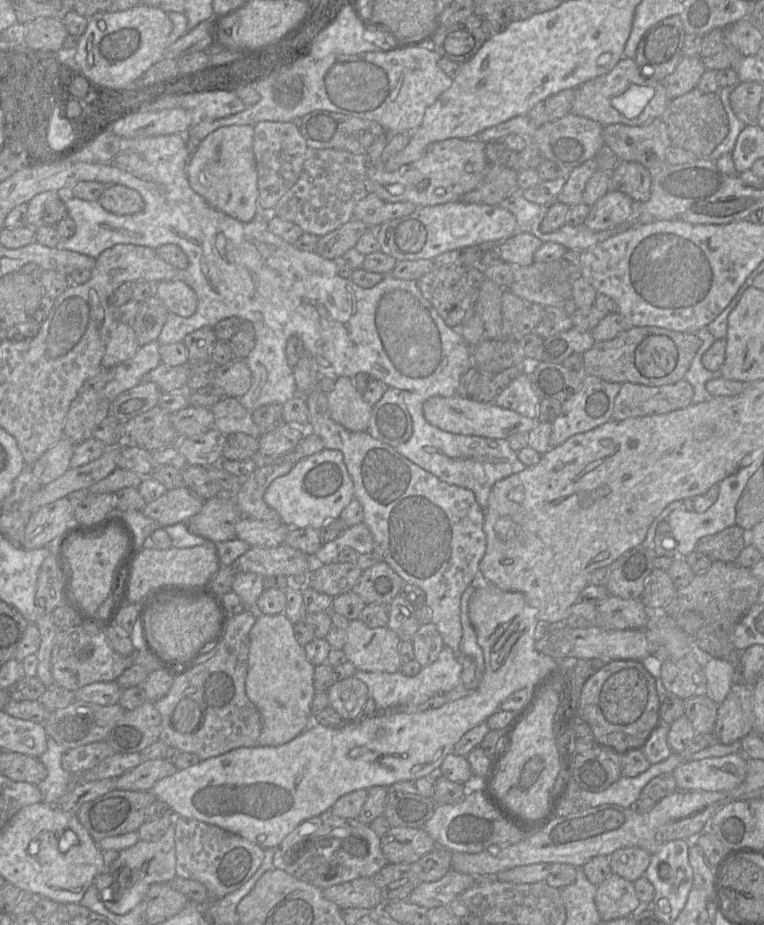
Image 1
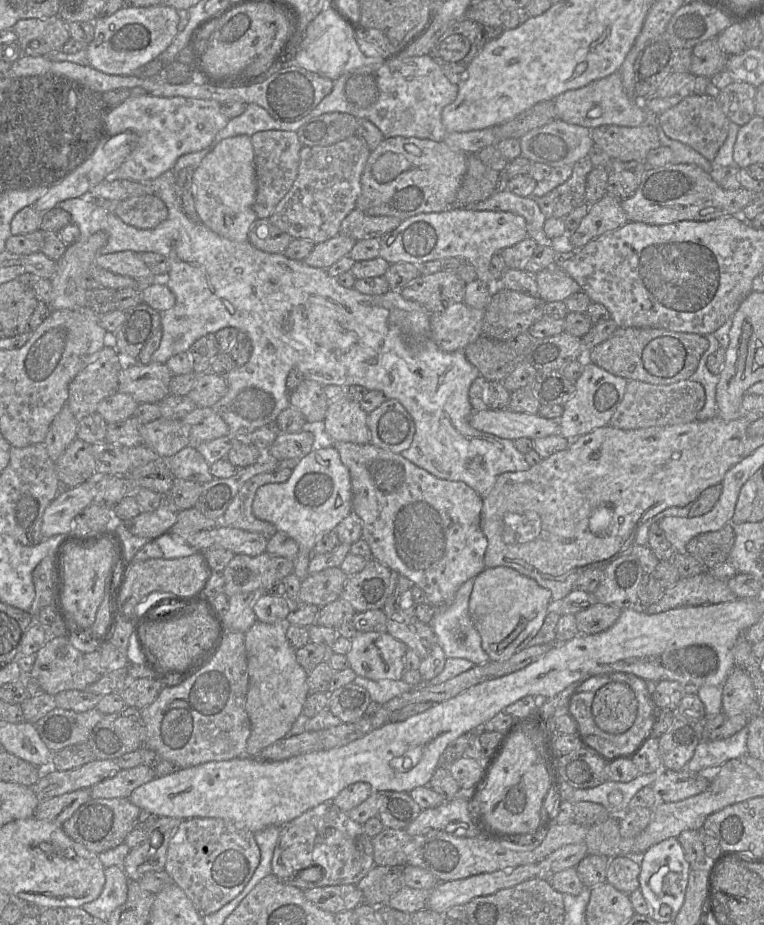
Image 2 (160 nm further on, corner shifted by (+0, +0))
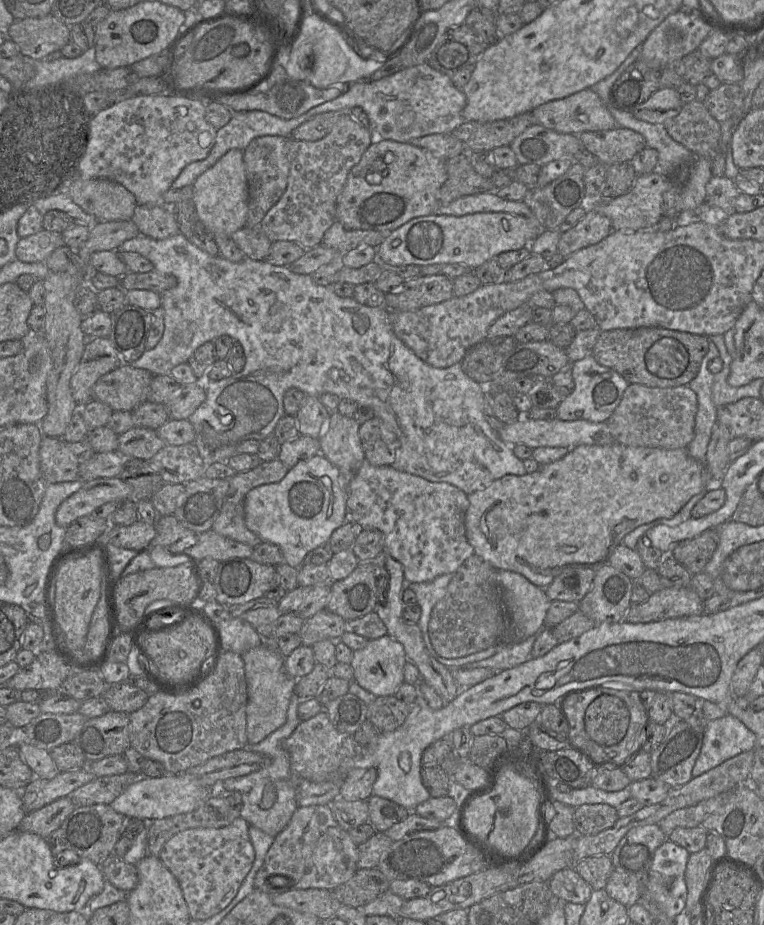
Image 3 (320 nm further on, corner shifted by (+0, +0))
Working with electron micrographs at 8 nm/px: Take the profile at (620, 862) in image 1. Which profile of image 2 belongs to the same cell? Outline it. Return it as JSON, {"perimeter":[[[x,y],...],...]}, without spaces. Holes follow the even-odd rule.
{"perimeter":[[[615,856],[607,867],[607,882],[616,889],[630,894],[639,887],[640,863],[638,857]]]}

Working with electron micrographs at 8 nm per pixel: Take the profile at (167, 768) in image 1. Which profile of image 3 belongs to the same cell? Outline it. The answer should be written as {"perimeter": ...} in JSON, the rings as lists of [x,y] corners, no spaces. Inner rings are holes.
{"perimeter":[[[127,772],[120,775],[95,777],[74,790],[68,797],[76,807],[94,804],[110,805],[137,778]]]}

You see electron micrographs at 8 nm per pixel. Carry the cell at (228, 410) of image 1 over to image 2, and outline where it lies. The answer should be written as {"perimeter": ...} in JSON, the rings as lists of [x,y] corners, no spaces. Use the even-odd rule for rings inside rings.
{"perimeter":[[[211,407],[196,408],[181,419],[190,428],[191,445],[229,436],[229,427]]]}

